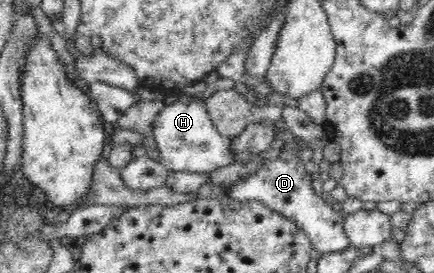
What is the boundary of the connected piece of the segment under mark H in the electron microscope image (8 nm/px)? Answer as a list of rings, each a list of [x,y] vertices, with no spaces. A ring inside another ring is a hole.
[[[199,95],[187,102],[179,100],[165,104],[153,119],[153,134],[160,152],[161,162],[170,173],[210,173],[227,165],[240,164],[229,150],[230,139],[222,137],[204,107]]]

